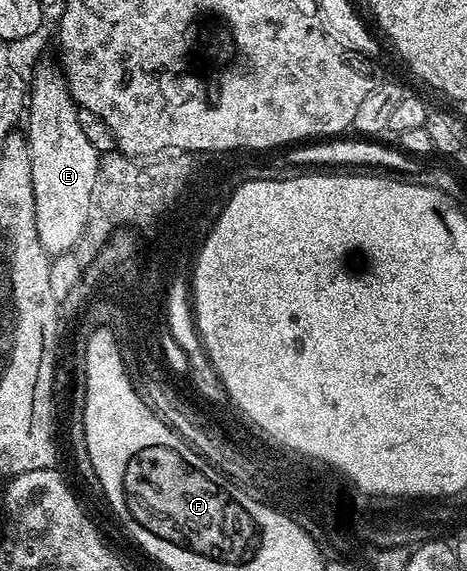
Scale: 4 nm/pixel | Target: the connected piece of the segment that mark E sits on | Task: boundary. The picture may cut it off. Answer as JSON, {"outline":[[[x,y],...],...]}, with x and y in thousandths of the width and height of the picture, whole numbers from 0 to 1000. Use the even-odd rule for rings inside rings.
{"outline":[[[88,110],[66,144],[62,137],[54,240],[58,257],[66,263],[79,413],[88,420],[88,434],[105,448],[139,445],[167,433],[173,403],[188,384],[186,343],[197,342],[208,315],[216,268],[176,231],[165,214],[167,193],[143,151],[143,131],[133,114]]]}

